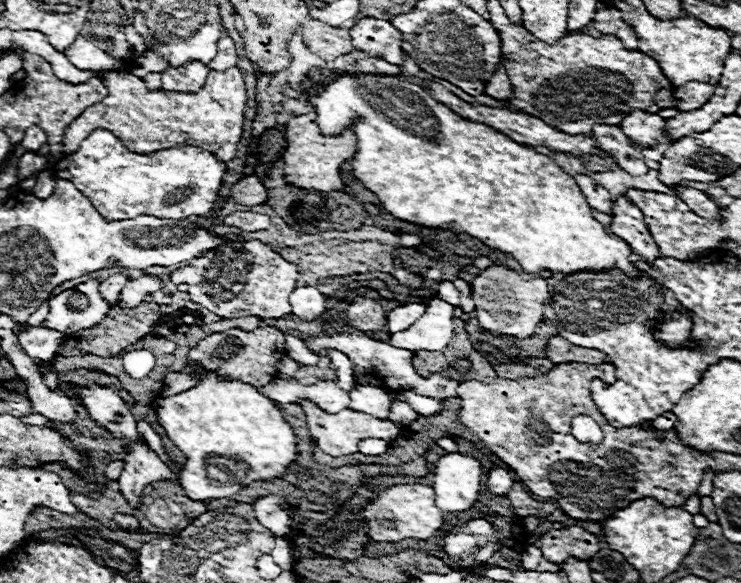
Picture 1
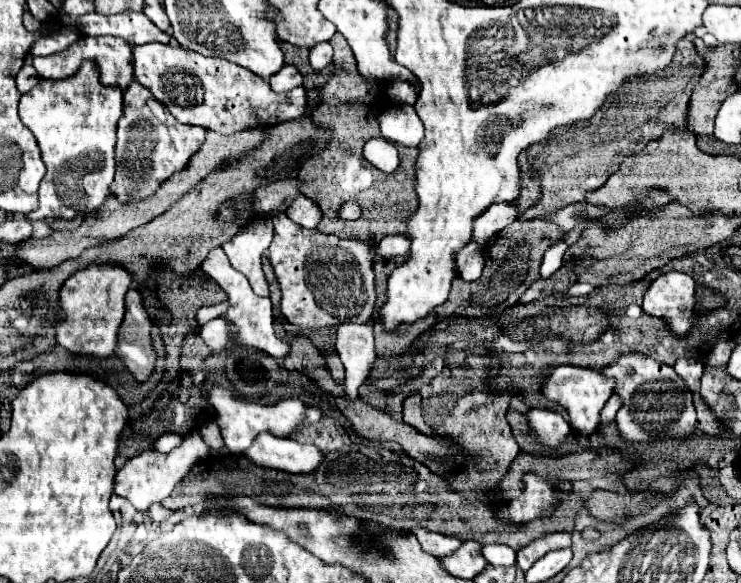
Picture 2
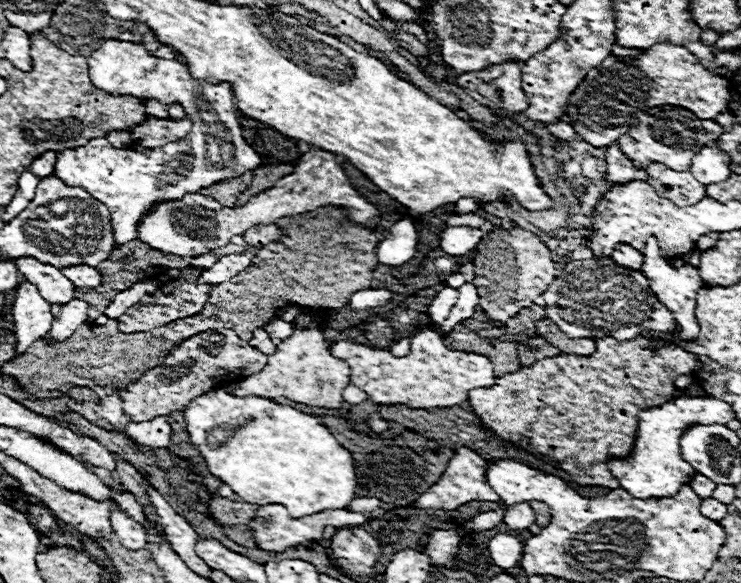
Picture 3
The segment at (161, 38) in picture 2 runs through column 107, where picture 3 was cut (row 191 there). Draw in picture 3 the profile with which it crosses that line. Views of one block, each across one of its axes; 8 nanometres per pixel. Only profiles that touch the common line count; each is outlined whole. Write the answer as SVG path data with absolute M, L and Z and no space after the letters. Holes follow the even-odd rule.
M24 172L24 174L20 176L14 200L5 207L5 212L2 214L4 222L12 220L14 216L18 216L18 214L28 206L28 202L34 198L34 192L36 192L38 182L40 182L40 178L34 176L32 172Z

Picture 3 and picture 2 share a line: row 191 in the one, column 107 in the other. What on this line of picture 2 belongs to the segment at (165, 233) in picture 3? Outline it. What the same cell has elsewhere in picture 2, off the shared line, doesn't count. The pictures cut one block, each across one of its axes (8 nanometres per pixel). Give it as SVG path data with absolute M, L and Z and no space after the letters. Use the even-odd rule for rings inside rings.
M88 266L70 276L60 288L60 310L64 318L52 322L56 344L74 354L90 354L108 358L116 348L116 334L124 316L124 294L130 288L132 276L118 266Z

